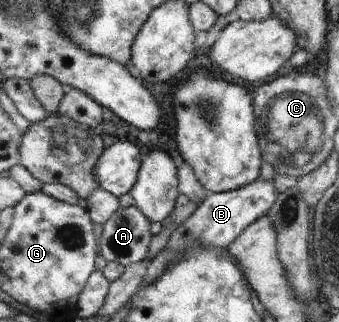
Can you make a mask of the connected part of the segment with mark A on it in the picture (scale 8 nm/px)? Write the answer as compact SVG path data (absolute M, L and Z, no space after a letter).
M134 205L117 208L101 227L99 254L105 261L122 266L143 260L151 236L149 225Z

